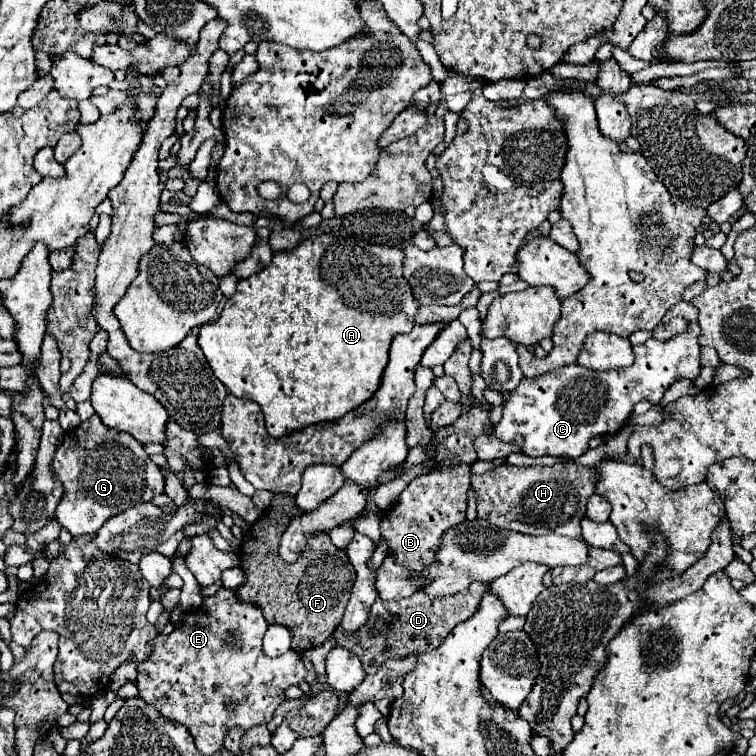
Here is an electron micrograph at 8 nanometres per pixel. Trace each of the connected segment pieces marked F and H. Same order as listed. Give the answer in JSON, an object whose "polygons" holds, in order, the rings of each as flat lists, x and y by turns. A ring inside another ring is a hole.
{"polygons":[[[274,495,270,509,266,509,264,515,244,533,244,541,240,547,240,559,242,559,242,571,246,573,246,583,238,589,238,597,242,601,250,599,258,607,262,607,262,613,270,625,278,623,278,625,286,625,290,629,294,651,306,651,306,649,318,647,336,631,336,627,342,621,344,607,350,599,350,589,356,579,354,567,350,565,346,551,332,545,330,537,326,533,310,537,302,557,296,563,286,563,278,557,278,543,280,543,280,531,284,531,284,517,296,517,300,513,302,511,296,509,292,495]],[[510,463,498,465,488,473,472,475,472,487,478,491,478,517,502,529,546,535,556,533,570,539,580,539,580,521,586,513,586,501,594,493,594,469,582,465,536,465,516,467]]]}

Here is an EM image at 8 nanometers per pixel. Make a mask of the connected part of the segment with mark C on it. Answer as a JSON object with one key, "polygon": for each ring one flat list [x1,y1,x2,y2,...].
{"polygon":[[698,321,688,323,686,333,674,335,670,341,658,341,650,337,646,343,634,347,636,361,626,367,626,369,612,369,612,371,592,371,584,369,580,365,566,365,562,369,556,369,554,373,546,373,538,377,538,381,522,381,508,397,504,405,504,415,502,421,494,427,494,435,510,443,518,435,522,435,522,455,528,457,542,457,542,455,556,455,556,457,580,457,586,453,588,441,596,435,610,435,622,429,622,425,628,421,632,415,632,409,638,401,646,399,652,405,660,405,660,399,664,391,680,377,686,379,696,379,700,373,700,345,698,345,698,335,700,335,700,325]]}

